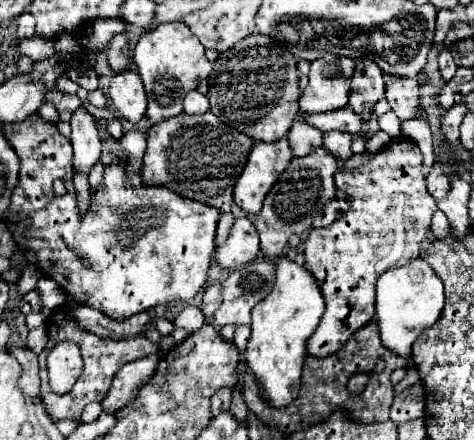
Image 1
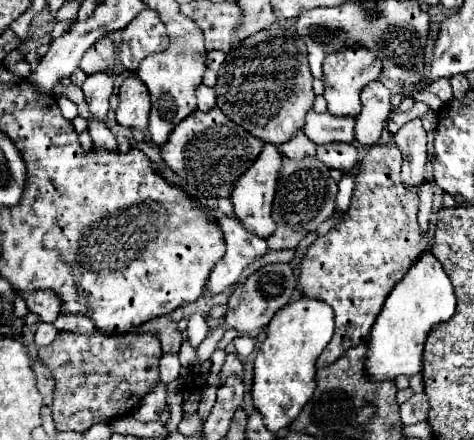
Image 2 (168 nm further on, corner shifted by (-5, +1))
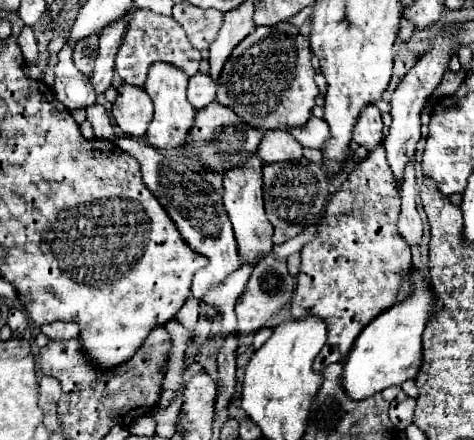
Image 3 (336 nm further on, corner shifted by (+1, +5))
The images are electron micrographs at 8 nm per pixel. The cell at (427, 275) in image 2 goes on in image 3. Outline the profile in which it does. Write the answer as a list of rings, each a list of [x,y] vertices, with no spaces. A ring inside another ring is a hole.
[[[414,272],[414,292],[402,304],[392,306],[374,318],[354,342],[350,354],[344,360],[342,388],[352,400],[364,400],[382,392],[388,386],[414,380],[422,364],[422,332],[426,320],[434,312],[434,294],[424,286],[420,272]]]

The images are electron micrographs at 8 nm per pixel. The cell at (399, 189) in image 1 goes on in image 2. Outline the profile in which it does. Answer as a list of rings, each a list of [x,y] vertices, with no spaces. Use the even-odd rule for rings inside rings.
[[[374,144],[364,156],[364,160],[360,162],[354,194],[348,208],[348,218],[340,220],[326,236],[316,238],[302,258],[300,264],[302,294],[330,304],[336,320],[336,330],[332,340],[316,360],[318,368],[330,366],[348,348],[368,340],[368,332],[372,330],[372,324],[380,314],[380,308],[386,296],[390,294],[392,286],[408,272],[408,268],[420,258],[422,252],[430,250],[430,238],[420,230],[416,220],[418,194],[414,190],[408,190],[400,180],[400,166],[402,166],[402,154],[398,148],[386,148],[384,144]]]

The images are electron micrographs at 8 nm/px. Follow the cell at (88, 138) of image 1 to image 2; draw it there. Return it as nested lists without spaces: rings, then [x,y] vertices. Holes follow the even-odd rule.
[[[96,72],[86,78],[86,82],[82,84],[82,92],[88,102],[92,118],[106,120],[106,114],[110,108],[108,98],[110,98],[112,90],[114,90],[114,84],[112,84],[108,72]]]

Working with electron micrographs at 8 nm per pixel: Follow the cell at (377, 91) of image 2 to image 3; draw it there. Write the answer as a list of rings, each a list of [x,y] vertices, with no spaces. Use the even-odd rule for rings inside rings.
[[[370,104],[368,108],[364,108],[364,112],[358,118],[358,124],[354,128],[354,140],[364,146],[368,152],[372,152],[376,146],[380,146],[384,142],[384,134],[382,134],[382,118],[380,118],[380,110]]]

